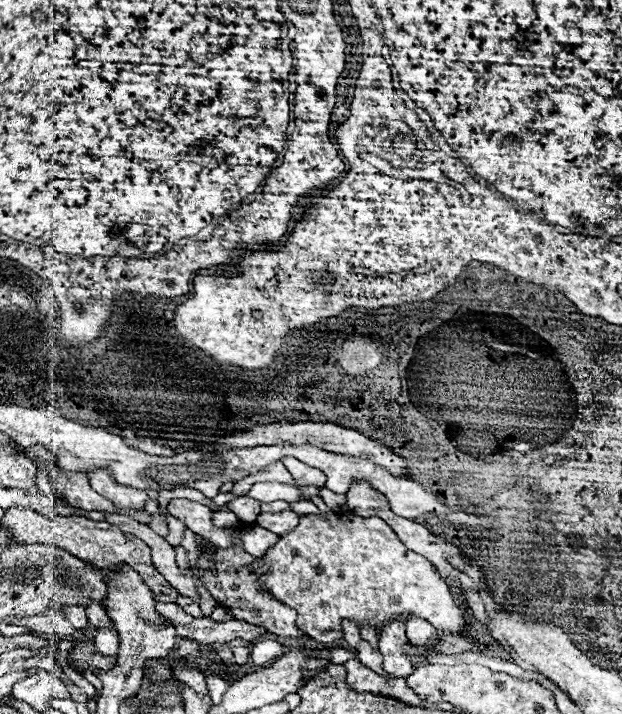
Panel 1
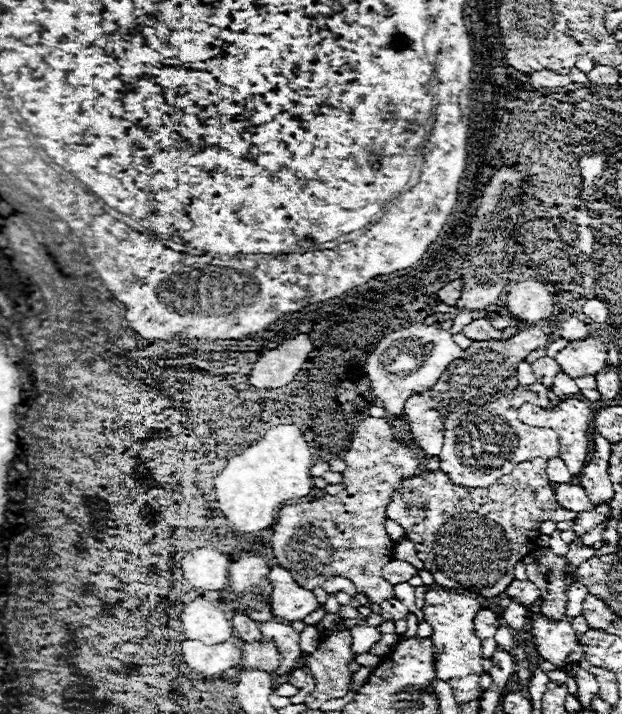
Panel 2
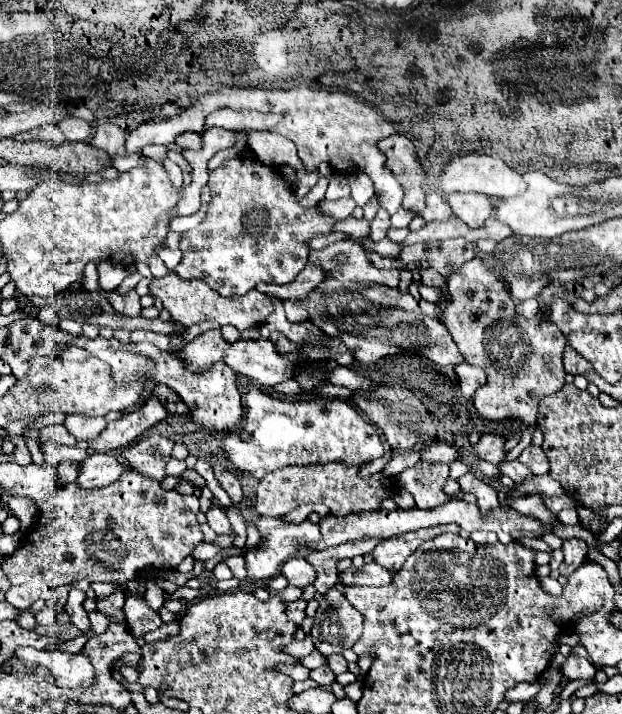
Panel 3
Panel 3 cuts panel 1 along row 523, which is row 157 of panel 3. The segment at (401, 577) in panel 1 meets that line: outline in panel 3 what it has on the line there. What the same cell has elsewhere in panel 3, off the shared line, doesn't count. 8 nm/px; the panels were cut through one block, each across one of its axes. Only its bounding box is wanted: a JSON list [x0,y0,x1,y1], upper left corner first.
[126,86,402,214]

